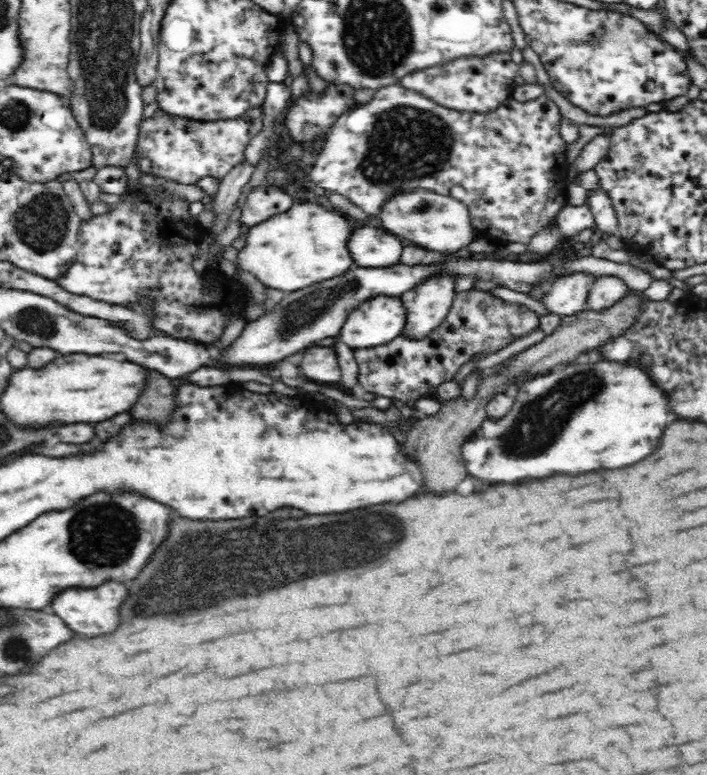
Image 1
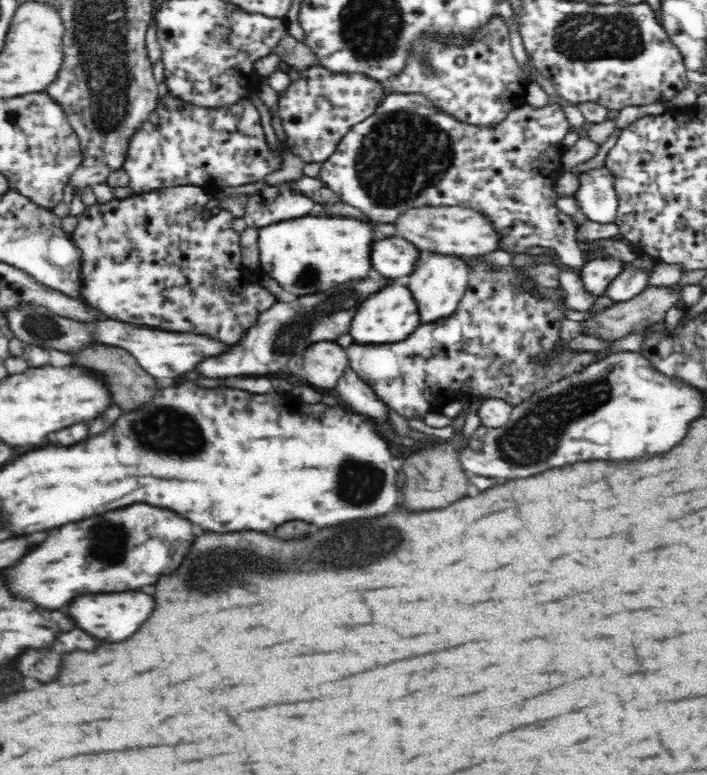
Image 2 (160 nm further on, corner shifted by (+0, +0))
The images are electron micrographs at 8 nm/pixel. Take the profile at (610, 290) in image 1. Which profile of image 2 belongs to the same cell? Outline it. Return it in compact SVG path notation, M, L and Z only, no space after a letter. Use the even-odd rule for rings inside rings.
M630 266L624 269L605 290L604 294L616 302L630 300L650 285L649 278L653 269Z

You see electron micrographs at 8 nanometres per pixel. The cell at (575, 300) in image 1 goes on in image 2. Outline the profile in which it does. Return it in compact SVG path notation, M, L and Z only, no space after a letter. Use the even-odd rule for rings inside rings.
M604 256L587 261L579 272L586 292L603 296L610 283L626 269L626 262L618 257Z

